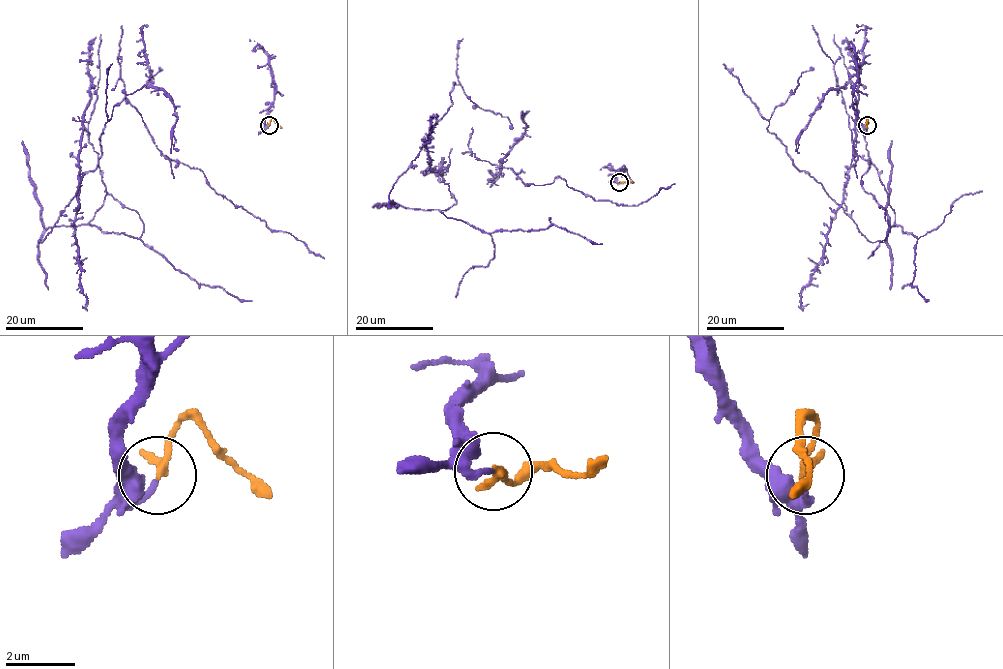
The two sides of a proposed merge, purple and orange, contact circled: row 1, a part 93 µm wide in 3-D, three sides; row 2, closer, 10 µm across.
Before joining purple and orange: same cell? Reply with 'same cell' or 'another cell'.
another cell

